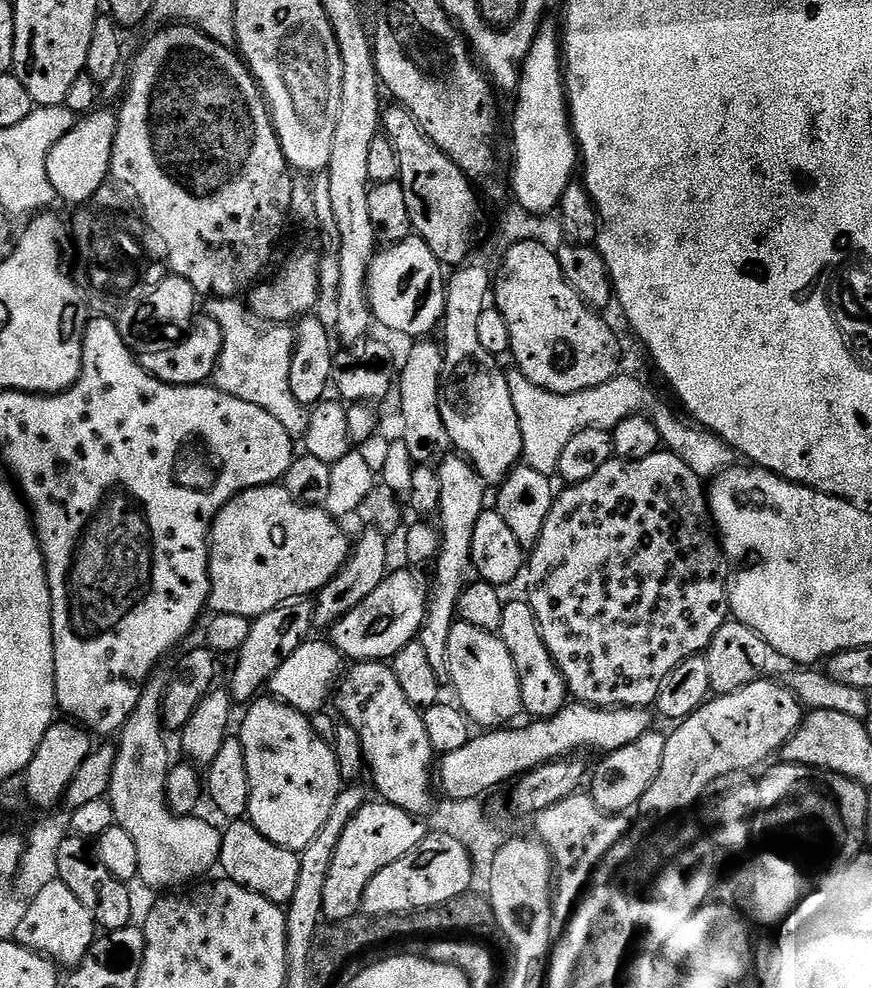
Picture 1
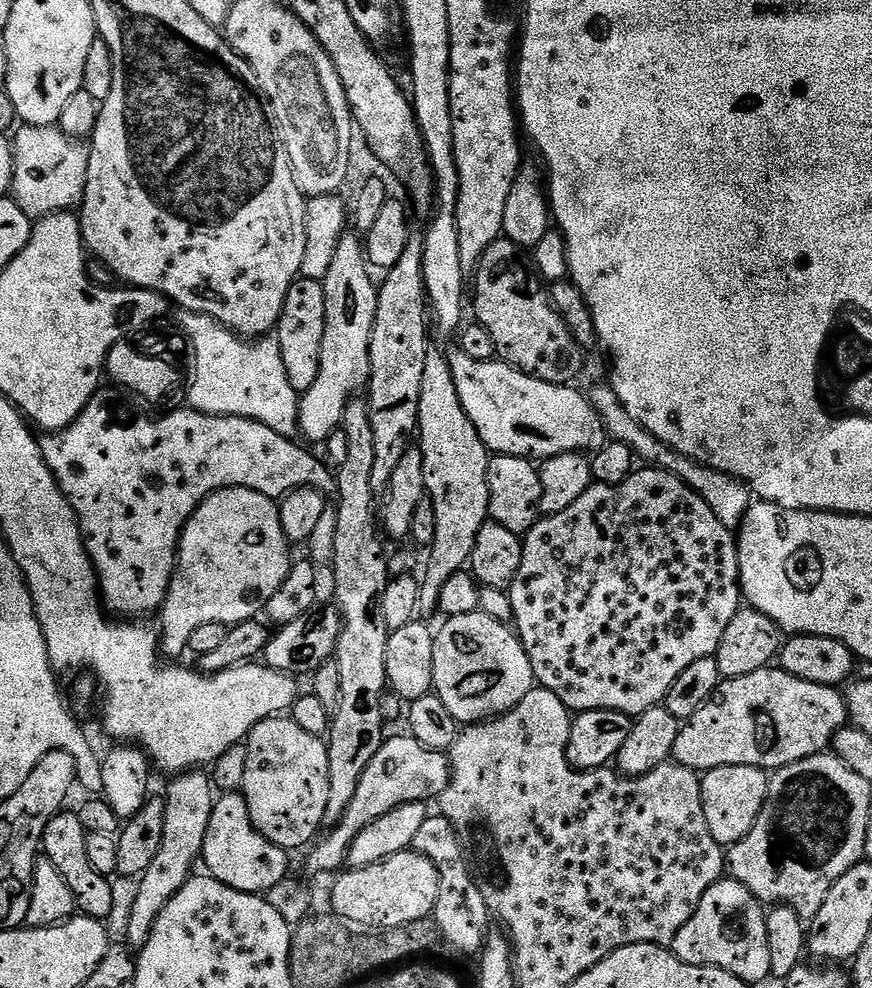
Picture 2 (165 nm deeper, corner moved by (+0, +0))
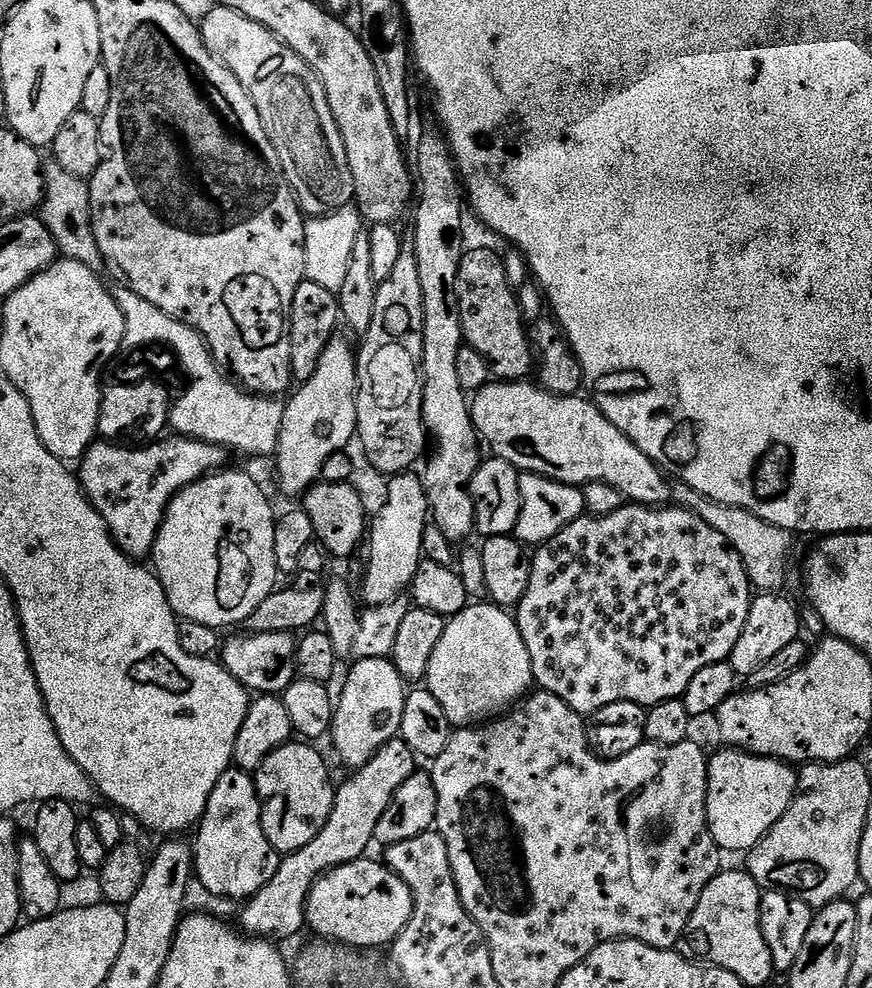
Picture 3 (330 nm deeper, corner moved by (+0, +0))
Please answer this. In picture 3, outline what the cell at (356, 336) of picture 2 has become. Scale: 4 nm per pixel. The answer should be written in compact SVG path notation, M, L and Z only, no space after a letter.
M337 334L332 337L326 350L322 350L322 358L318 358L318 370L314 370L311 378L303 381L284 404L282 434L278 438L274 463L280 475L280 488L288 496L303 497L321 479L326 460L335 452L345 451L349 447L347 444L351 440L353 443L357 435L357 353L342 336Z

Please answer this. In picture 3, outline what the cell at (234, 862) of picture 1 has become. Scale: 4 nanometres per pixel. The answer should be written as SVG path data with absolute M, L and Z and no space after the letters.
M238 767L227 768L218 778L218 786L206 802L204 817L194 835L194 876L210 890L210 894L225 900L247 901L255 896L278 870L281 853L270 846L262 830L260 795L255 779Z

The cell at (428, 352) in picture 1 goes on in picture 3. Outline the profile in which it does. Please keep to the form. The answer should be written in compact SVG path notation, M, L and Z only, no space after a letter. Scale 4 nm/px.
M401 474L387 481L388 493L384 496L384 505L377 516L370 520L370 531L366 536L366 552L368 548L368 569L364 572L364 604L369 608L382 606L383 603L393 602L399 596L405 595L414 582L414 574L418 574L418 566L424 559L422 550L422 534L430 523L430 509L423 479L416 474Z

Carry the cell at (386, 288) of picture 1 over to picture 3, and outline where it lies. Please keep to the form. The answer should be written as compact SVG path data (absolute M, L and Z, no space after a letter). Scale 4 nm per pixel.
M489 382L471 397L472 425L483 443L493 448L495 455L501 460L510 462L521 472L533 472L539 476L545 476L551 480L557 480L563 484L583 486L590 482L606 482L608 486L614 486L625 501L634 504L647 504L649 506L664 506L672 500L672 484L667 480L665 473L653 460L610 418L598 410L598 406L591 399L583 395L555 396L545 388L532 382Z

